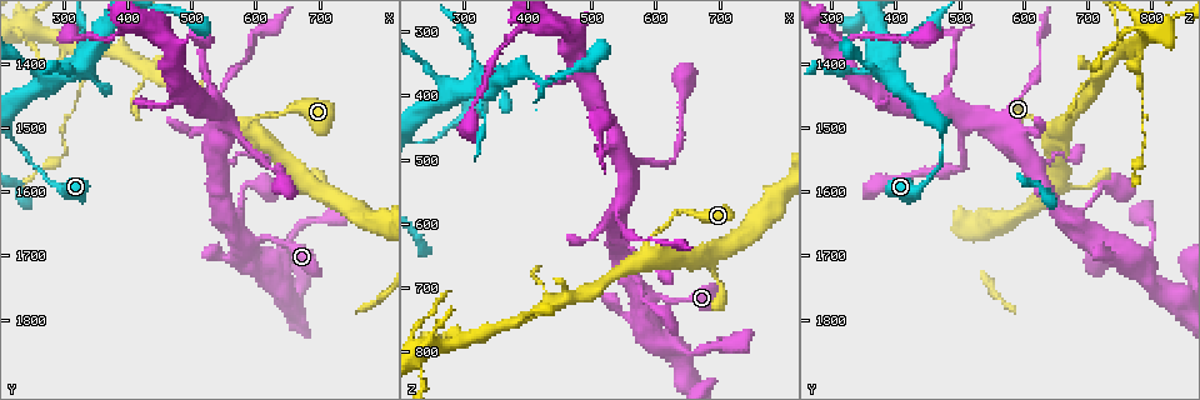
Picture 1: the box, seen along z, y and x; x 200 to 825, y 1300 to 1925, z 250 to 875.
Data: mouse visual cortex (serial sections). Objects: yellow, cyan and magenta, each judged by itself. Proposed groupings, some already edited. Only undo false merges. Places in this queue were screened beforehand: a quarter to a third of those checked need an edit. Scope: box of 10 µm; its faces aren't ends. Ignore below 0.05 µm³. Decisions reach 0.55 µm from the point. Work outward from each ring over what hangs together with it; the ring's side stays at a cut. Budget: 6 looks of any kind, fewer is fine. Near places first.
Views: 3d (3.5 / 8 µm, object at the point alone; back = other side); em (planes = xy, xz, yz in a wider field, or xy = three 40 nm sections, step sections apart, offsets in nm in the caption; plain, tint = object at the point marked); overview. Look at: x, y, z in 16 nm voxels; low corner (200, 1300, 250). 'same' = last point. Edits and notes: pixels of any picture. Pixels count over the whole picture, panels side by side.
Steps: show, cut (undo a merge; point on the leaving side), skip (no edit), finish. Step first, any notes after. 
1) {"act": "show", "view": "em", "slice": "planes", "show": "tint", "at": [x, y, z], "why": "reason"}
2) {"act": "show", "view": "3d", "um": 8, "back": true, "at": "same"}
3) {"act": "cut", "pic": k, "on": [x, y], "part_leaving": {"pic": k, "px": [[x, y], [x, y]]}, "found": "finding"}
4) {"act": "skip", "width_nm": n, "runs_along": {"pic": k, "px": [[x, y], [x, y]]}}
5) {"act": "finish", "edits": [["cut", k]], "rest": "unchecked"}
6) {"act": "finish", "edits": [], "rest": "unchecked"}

{"act": "show", "view": "em", "slice": "xy", "step": 1, "show": "tint", "at": [580, 1520, 505], "why": "calibre changes"}

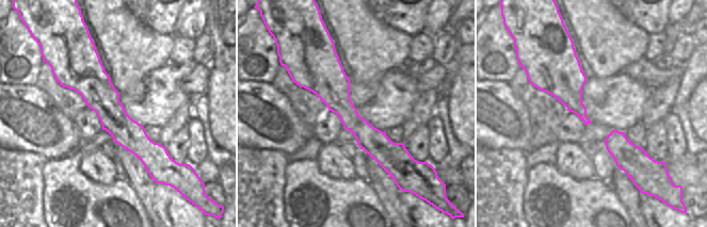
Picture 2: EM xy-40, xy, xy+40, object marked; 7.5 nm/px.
{"act": "show", "view": "3d", "um": 3.5, "at": "same"}

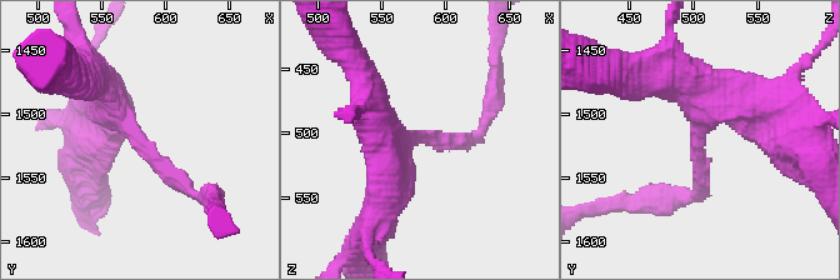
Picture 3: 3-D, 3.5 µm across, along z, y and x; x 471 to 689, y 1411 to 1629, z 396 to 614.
{"act": "skip", "width_nm": 240, "runs_along": {"pic": 2, "px": [[91, 50], [91, 82], [156, 174]]}, "found": "continuous, no second cell"}

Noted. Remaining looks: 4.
{"act": "show", "view": "3d", "um": 3.5, "at": [540, 1455, 595], "why": "thick turns thin"}

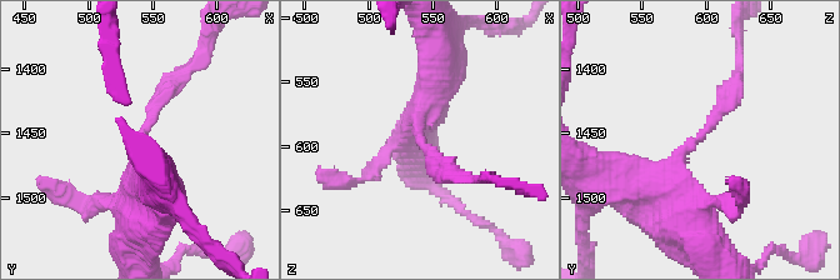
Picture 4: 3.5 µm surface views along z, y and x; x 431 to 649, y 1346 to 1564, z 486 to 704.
{"act": "show", "view": "em", "slice": "xy", "step": 5, "show": "tint", "at": [542, 1454, 594], "arm_widths_nm": [200, 450]}

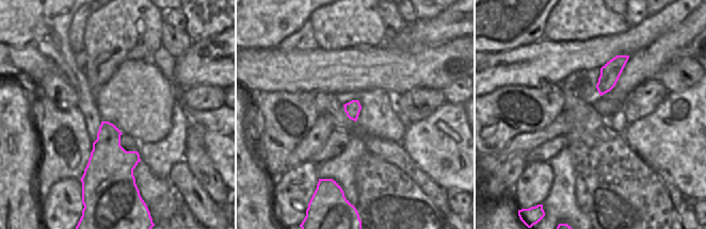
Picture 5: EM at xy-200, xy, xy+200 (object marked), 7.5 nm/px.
{"act": "cut", "pic": 4, "on": [154, 101], "part_leaving": {"pic": 4, "px": [[144, 131], [151, 108], [205, 46]]}, "found": "a second cell is stuck on"}

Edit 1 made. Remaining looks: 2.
{"act": "show", "view": "3d", "um": 3.5, "at": [345, 1375, 765], "why": "branch point"}

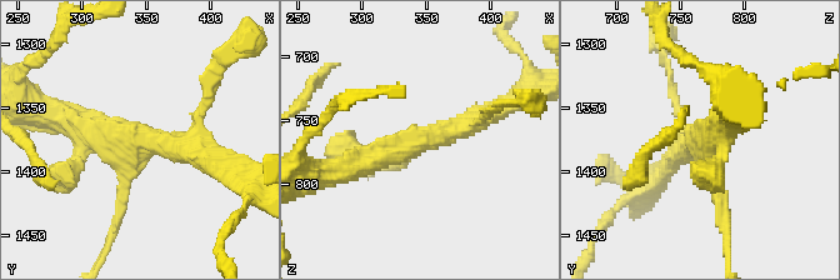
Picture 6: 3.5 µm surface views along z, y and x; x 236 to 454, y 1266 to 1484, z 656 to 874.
{"act": "show", "view": "em", "slice": "planes", "show": "tint", "at": [346, 1374, 762], "arms": 3, "arm_widths_nm": [150, 300, 350]}

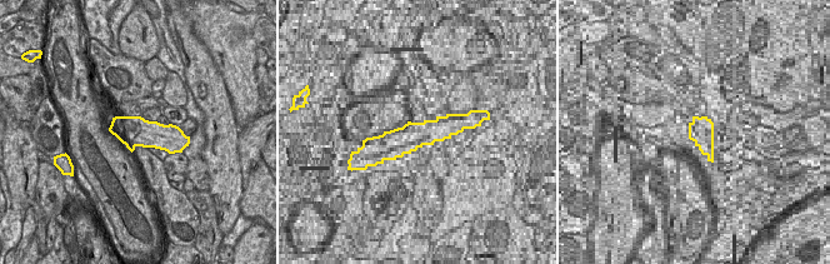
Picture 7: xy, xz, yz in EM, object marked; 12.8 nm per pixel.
{"act": "skip", "found": "one cell here"}

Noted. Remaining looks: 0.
{"act": "finish", "edits": [["cut", 4]], "rest": "unchecked"}

